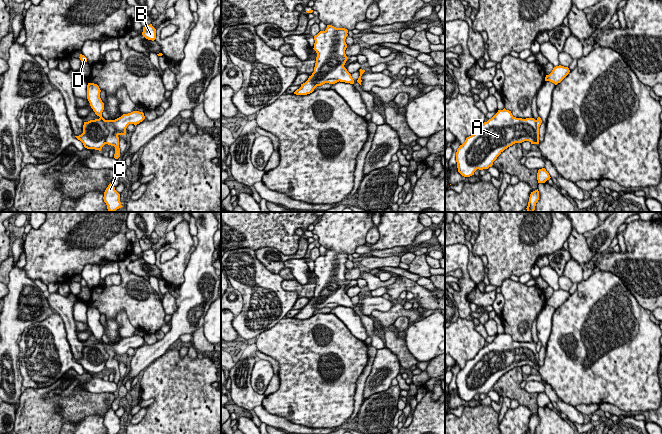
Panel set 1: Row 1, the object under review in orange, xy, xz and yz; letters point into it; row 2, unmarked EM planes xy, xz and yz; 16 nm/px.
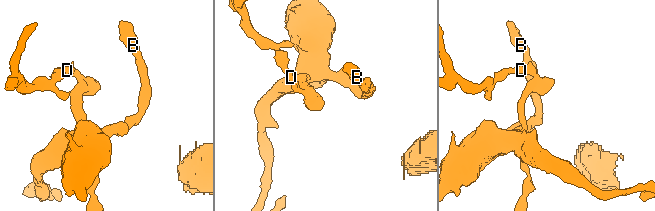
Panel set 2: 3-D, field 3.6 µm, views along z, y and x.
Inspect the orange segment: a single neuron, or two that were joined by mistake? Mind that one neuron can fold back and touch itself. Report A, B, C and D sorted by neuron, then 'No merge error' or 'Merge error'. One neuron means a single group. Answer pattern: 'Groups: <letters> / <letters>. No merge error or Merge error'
Groups: A B / C D. Merge error

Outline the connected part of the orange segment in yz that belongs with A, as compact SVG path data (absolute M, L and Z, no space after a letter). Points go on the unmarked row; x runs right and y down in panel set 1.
M505 332L498 334L457 373L458 396L464 401L470 401L477 393L488 393L505 373L524 365L539 368L536 344L516 342Z

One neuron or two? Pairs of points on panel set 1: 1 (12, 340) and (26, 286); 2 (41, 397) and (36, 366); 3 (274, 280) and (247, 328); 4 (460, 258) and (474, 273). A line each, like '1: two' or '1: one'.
1: one
2: two
3: one
4: two

